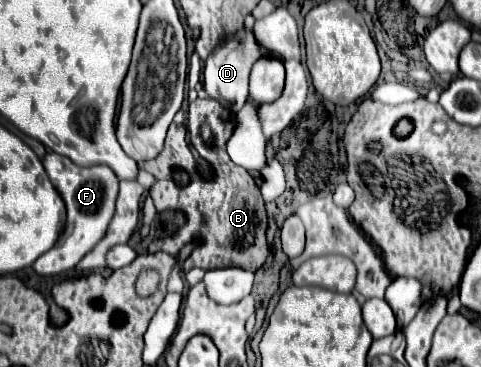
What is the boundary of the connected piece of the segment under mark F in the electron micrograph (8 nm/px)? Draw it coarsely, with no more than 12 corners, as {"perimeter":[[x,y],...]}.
{"perimeter":[[47,152],[67,222],[35,260],[41,276],[73,270],[103,240],[119,180]]}

